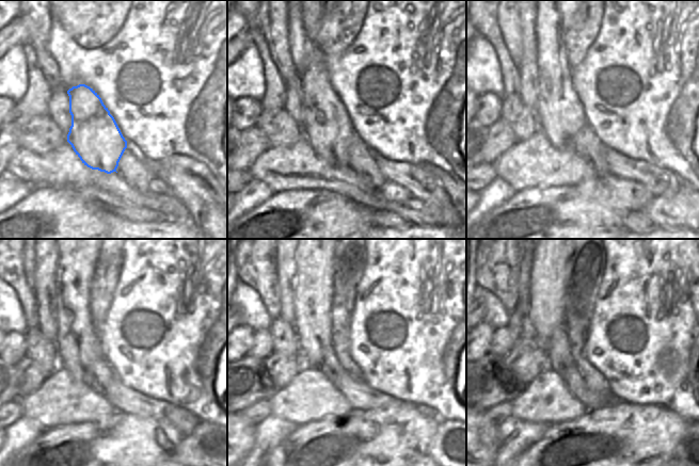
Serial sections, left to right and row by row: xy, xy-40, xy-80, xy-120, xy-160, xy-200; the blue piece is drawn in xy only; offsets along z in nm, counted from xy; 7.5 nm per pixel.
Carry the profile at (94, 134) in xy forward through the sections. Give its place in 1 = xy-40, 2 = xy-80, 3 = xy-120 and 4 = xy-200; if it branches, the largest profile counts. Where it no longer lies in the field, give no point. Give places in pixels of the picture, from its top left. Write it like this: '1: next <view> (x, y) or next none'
1: next xy-40 (327, 126)
2: next xy-80 (559, 112)
3: next xy-120 (78, 344)
4: next xy-200 (550, 261)

